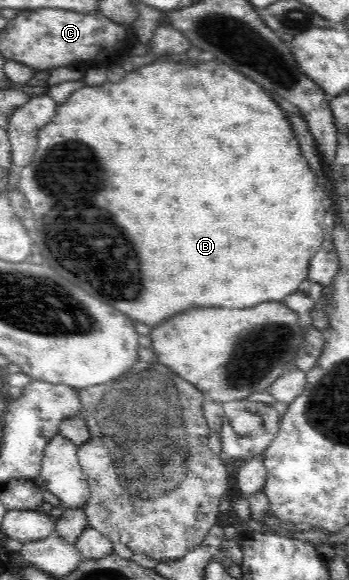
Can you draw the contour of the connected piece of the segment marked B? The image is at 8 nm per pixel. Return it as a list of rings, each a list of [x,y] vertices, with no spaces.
[[[160,60],[126,74],[126,78],[116,84],[106,82],[102,86],[83,86],[74,91],[64,104],[57,106],[56,114],[39,132],[37,149],[30,164],[20,170],[17,189],[30,202],[34,217],[38,214],[42,236],[46,236],[46,248],[40,248],[40,254],[48,262],[54,262],[54,268],[58,268],[60,276],[70,284],[82,288],[90,296],[98,296],[98,300],[110,304],[114,310],[129,316],[134,322],[142,322],[153,328],[162,320],[196,306],[250,308],[260,302],[282,301],[284,296],[300,291],[302,281],[309,278],[310,260],[330,231],[332,202],[328,201],[328,193],[308,161],[302,158],[299,142],[292,134],[286,114],[256,82],[248,80],[240,72],[224,64],[218,66],[220,70],[212,68],[212,64],[188,68],[178,62]]]

